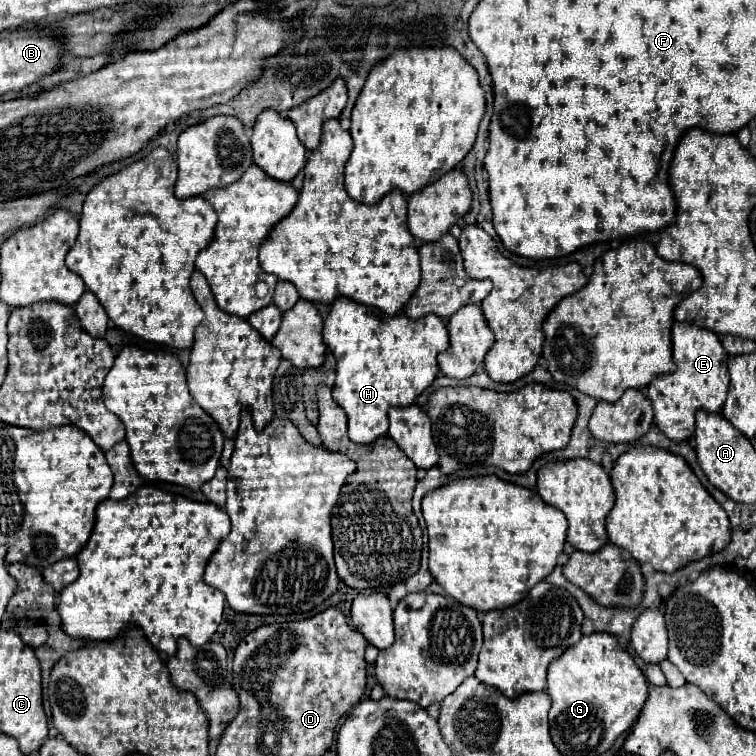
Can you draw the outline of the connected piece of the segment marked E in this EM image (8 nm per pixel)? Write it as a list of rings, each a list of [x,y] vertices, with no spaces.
[[[692,323],[672,325],[674,347],[674,373],[658,375],[646,387],[646,397],[654,409],[654,423],[672,441],[684,441],[694,435],[694,413],[698,409],[720,411],[728,393],[728,355],[720,347],[720,337],[704,327]]]

